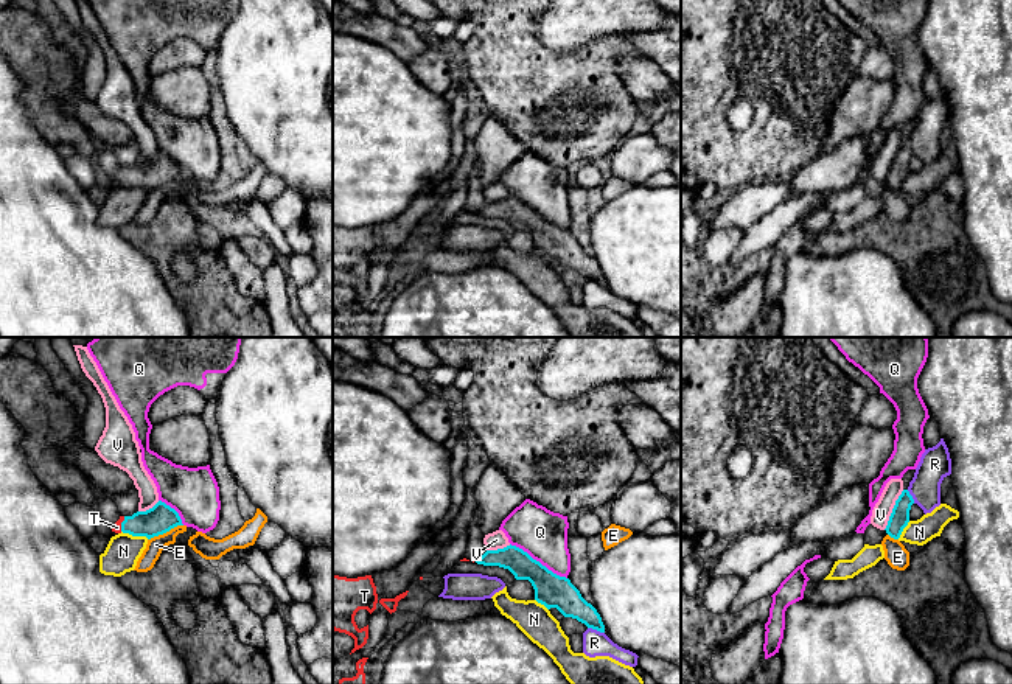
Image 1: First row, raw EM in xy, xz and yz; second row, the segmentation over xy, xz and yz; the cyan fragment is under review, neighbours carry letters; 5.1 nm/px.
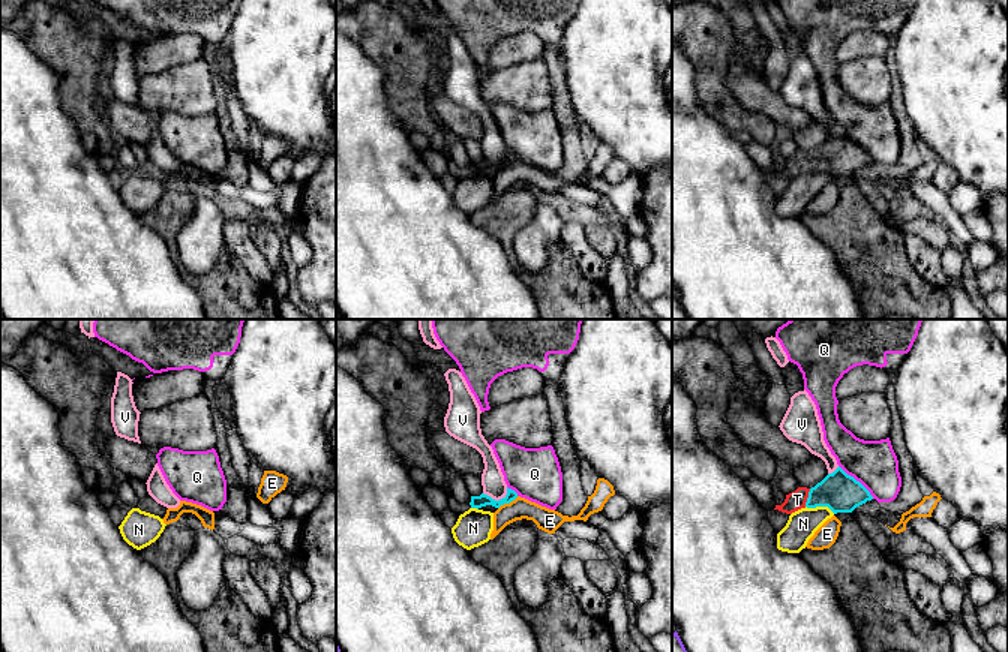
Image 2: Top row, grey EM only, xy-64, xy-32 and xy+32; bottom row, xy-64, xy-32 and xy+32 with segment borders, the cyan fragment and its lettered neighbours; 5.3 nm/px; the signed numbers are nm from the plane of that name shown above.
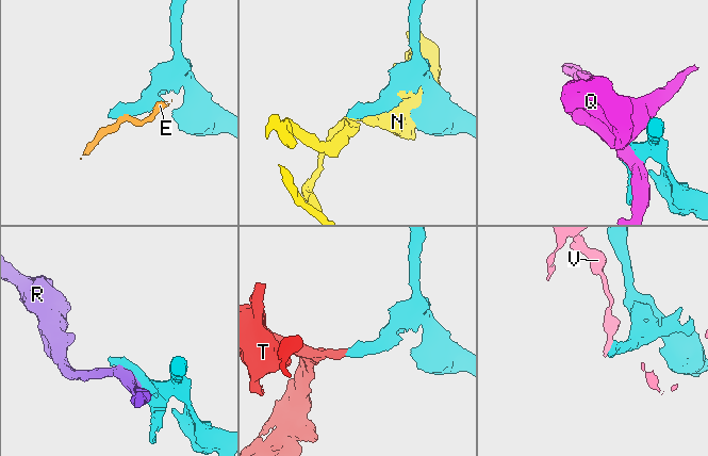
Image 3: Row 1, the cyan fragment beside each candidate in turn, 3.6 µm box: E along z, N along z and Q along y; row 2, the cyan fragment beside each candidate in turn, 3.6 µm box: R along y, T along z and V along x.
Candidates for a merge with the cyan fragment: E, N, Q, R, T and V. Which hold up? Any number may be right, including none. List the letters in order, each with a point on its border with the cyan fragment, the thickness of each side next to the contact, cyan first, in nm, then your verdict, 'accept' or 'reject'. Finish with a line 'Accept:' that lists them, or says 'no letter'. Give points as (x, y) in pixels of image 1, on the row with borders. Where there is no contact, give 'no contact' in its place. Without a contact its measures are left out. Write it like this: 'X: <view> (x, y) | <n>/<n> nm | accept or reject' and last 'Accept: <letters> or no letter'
E: xy (165, 532) | 150/90 nm | reject
N: xy (136, 535) | 150/180 nm | reject
Q: xz (538, 561) | 170/260 nm | reject
R: xz (596, 628) | 160/130 nm | reject
T: xy (122, 524) | 150/50 nm | accept
V: yz (893, 510) | 100/100 nm | reject
Accept: T

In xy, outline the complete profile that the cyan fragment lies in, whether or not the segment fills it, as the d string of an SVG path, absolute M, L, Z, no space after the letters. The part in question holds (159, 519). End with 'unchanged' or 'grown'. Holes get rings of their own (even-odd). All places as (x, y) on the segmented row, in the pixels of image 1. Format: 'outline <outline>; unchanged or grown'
outline M159 501L146 511L137 511L132 516L120 516L110 529L115 533L123 532L132 536L146 536L151 539L177 525L183 525L179 513L165 502Z; grown

